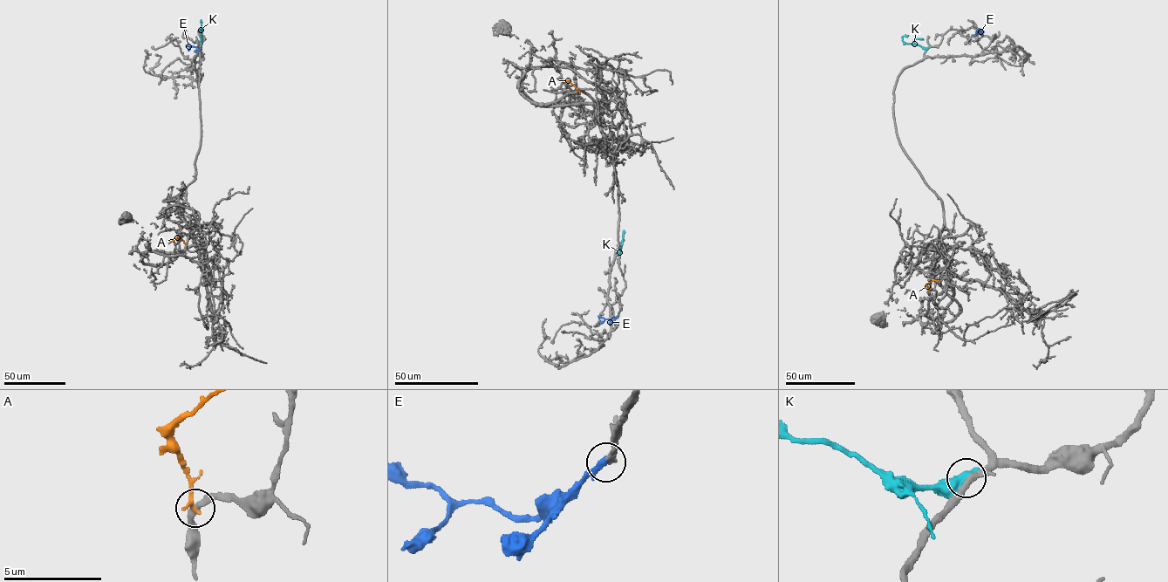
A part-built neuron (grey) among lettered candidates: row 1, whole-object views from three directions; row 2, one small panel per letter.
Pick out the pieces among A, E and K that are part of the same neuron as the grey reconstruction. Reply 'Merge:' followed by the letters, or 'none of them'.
Merge: E

